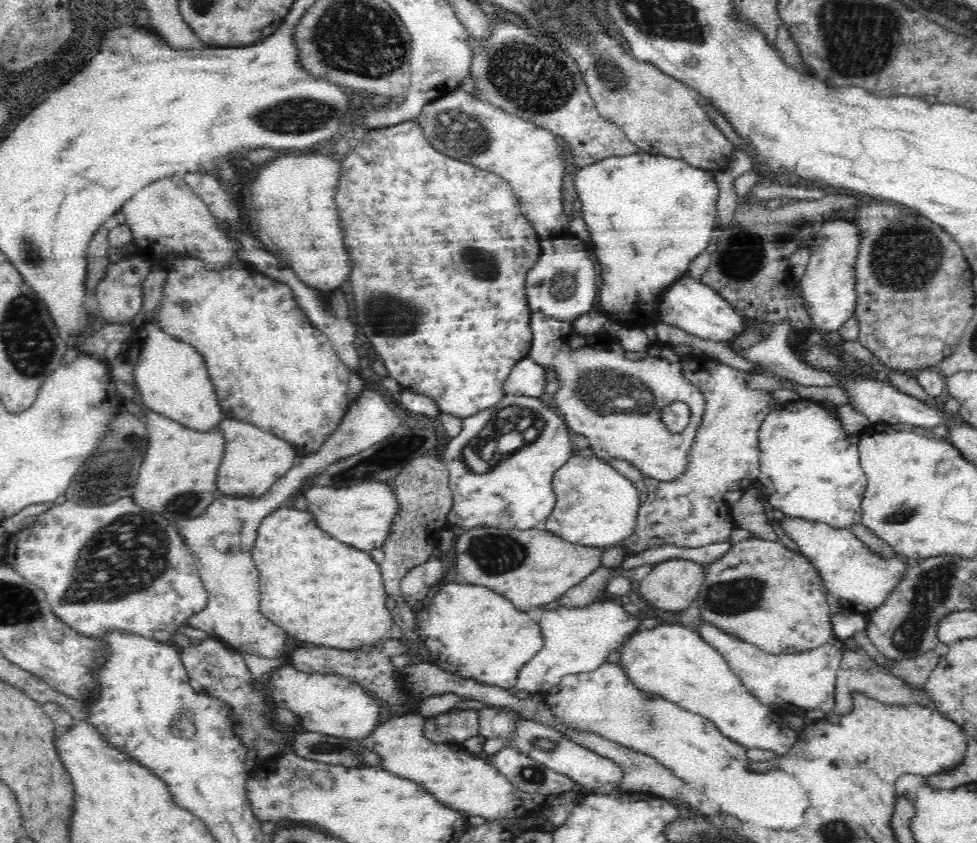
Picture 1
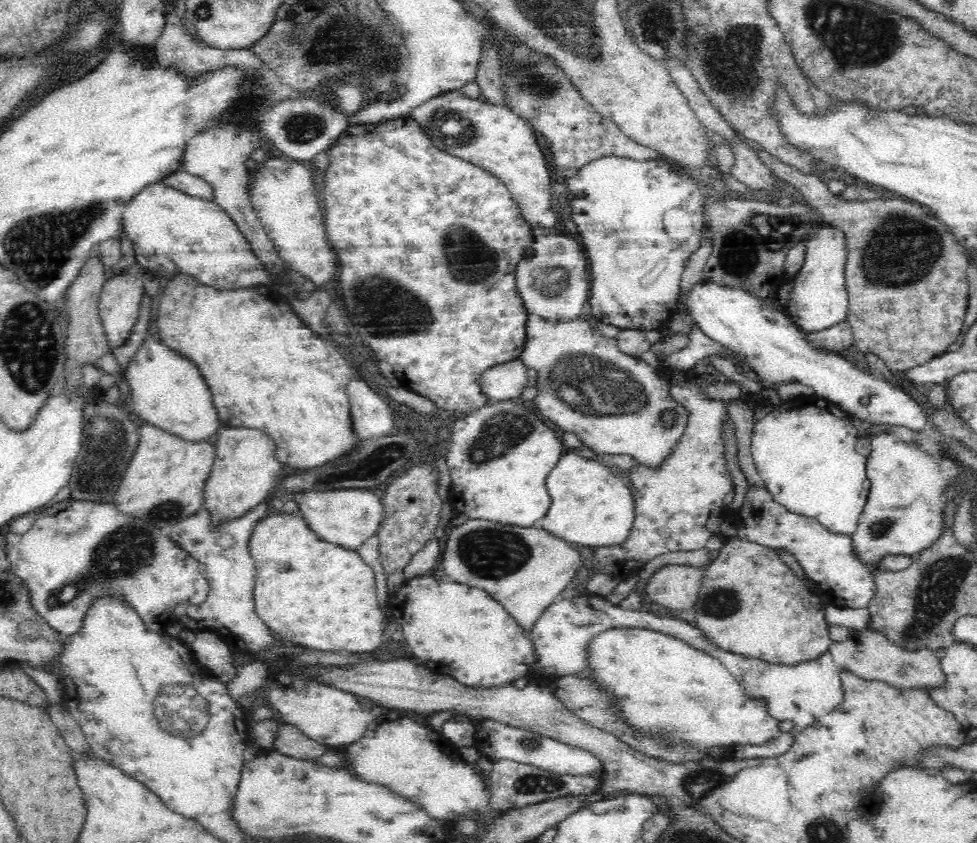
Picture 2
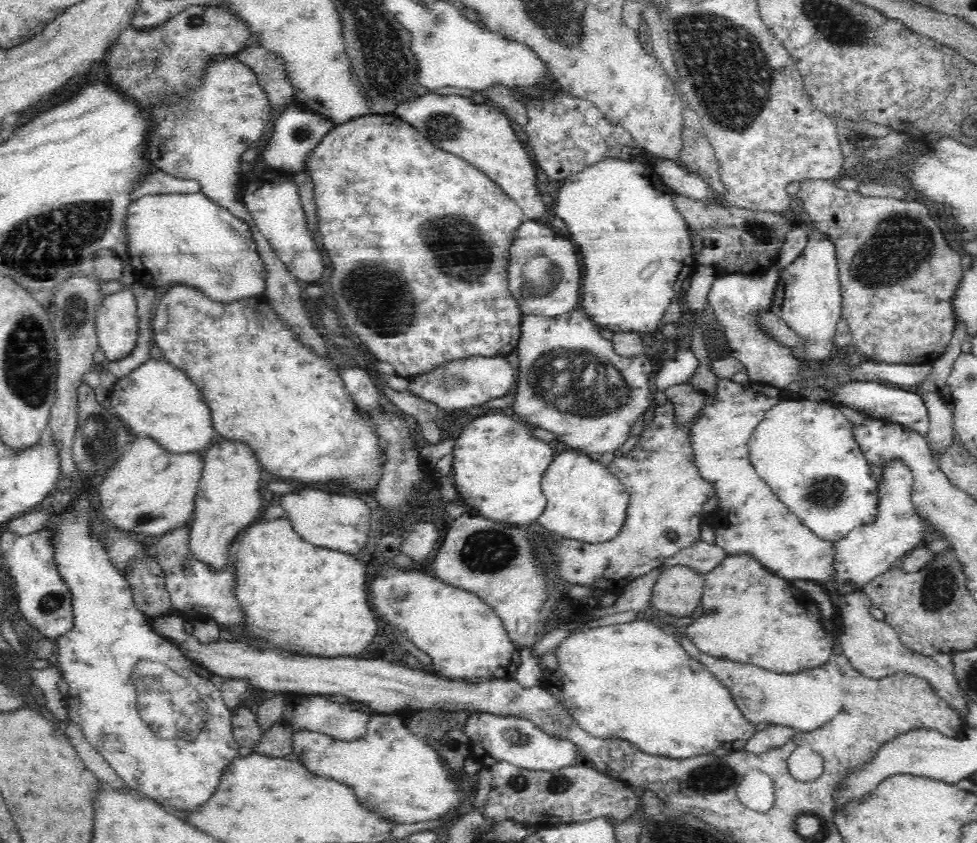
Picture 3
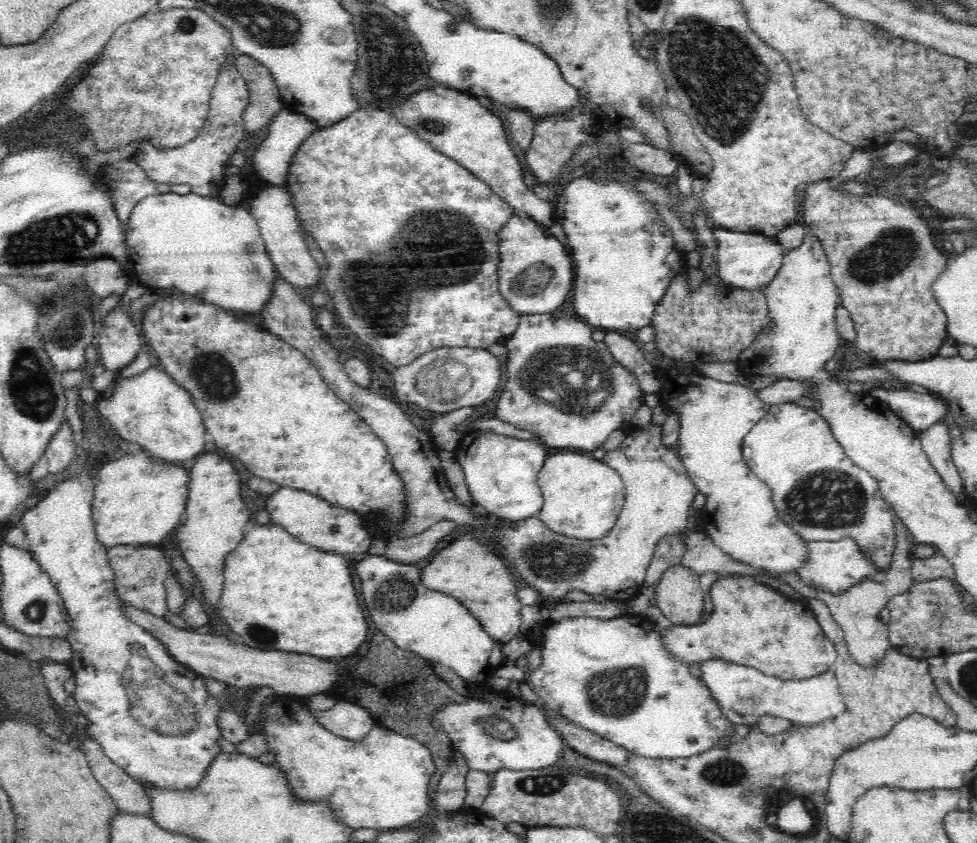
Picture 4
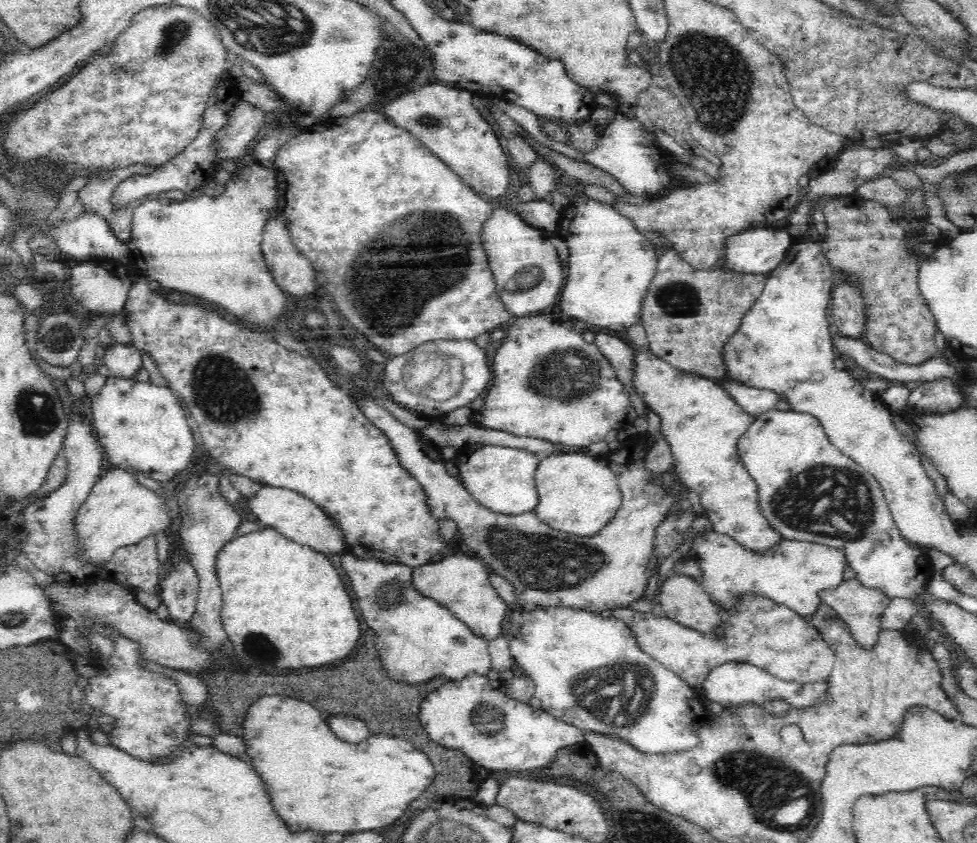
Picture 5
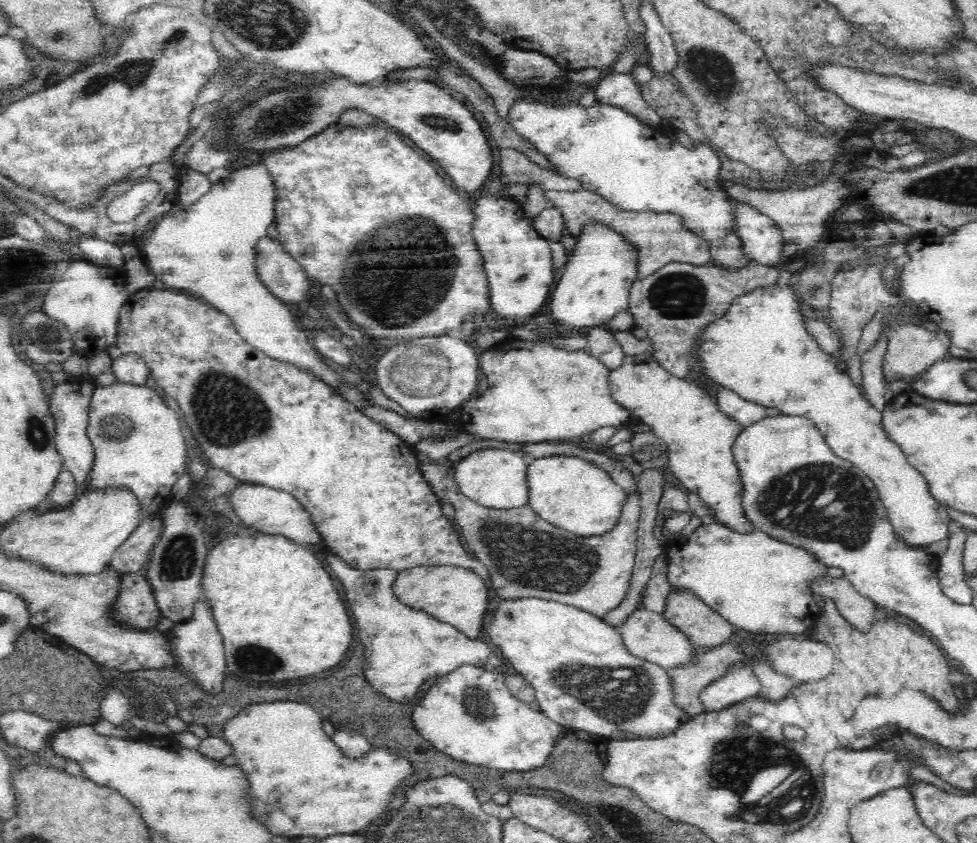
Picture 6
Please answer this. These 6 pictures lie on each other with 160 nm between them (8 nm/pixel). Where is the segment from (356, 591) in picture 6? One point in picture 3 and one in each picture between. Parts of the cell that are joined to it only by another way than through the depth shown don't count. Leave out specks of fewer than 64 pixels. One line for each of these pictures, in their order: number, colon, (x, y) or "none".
3: (465, 638)
4: (437, 627)
5: (419, 639)

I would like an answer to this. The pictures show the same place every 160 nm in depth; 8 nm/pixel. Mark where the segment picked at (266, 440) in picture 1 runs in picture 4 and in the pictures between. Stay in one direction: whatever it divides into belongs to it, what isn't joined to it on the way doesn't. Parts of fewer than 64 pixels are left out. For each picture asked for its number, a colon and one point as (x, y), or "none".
2: (245, 468)
3: (228, 499)
4: (216, 518)

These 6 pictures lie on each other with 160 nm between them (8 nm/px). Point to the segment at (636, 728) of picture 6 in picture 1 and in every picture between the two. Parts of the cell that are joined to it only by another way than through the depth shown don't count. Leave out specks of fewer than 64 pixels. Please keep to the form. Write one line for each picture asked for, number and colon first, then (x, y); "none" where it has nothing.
1: (672, 661)
2: (664, 687)
3: (633, 681)
4: (614, 677)
5: (588, 670)

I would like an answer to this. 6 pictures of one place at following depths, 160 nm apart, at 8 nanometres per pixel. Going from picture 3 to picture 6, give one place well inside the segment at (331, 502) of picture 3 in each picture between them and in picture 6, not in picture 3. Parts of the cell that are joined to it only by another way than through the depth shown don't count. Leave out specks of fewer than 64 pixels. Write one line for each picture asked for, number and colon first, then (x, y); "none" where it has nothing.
4: (312, 520)
5: (300, 519)
6: (269, 511)

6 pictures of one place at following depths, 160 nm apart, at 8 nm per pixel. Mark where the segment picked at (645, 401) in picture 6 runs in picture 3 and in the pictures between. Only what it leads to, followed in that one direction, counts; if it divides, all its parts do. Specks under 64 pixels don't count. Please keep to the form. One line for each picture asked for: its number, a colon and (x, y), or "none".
3: (751, 519)
4: (739, 515)
5: (702, 423)

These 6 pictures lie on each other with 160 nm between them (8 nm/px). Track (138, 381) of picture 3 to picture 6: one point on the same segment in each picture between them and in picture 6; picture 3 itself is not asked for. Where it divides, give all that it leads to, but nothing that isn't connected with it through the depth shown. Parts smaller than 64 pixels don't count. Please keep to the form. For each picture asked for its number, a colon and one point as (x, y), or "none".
4: (151, 409)
5: (139, 425)
6: (138, 444)

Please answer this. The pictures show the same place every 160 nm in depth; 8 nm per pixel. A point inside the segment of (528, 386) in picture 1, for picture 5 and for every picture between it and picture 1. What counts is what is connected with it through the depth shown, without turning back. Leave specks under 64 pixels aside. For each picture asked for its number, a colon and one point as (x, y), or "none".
2: (506, 381)
3: (462, 383)
4: (441, 380)
5: (441, 375)

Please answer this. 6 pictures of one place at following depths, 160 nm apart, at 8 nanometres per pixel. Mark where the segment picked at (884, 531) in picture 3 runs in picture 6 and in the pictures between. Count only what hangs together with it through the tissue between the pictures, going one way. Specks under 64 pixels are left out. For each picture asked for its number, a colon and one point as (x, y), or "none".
4: (833, 566)
5: (792, 574)
6: (760, 584)

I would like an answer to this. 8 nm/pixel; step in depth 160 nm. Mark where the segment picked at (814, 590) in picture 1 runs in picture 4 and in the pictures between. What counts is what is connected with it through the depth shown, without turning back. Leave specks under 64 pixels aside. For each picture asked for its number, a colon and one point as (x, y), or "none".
2: (750, 602)
3: (750, 615)
4: (754, 623)

